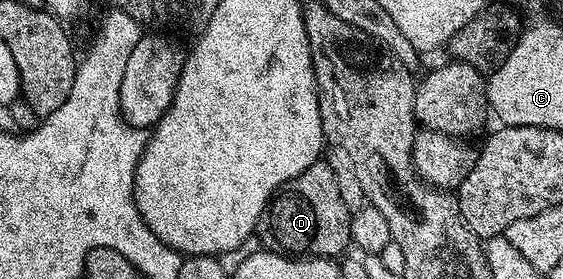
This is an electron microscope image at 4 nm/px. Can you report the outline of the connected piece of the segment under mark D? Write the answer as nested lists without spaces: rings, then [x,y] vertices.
[[[320,161],[309,165],[305,173],[293,177],[288,183],[284,183],[275,192],[272,200],[267,205],[265,212],[265,227],[271,234],[271,239],[280,252],[292,257],[306,257],[308,255],[325,255],[328,257],[339,257],[344,254],[343,250],[351,243],[351,218],[349,211],[342,200],[341,190],[338,189],[339,175],[326,161]]]

